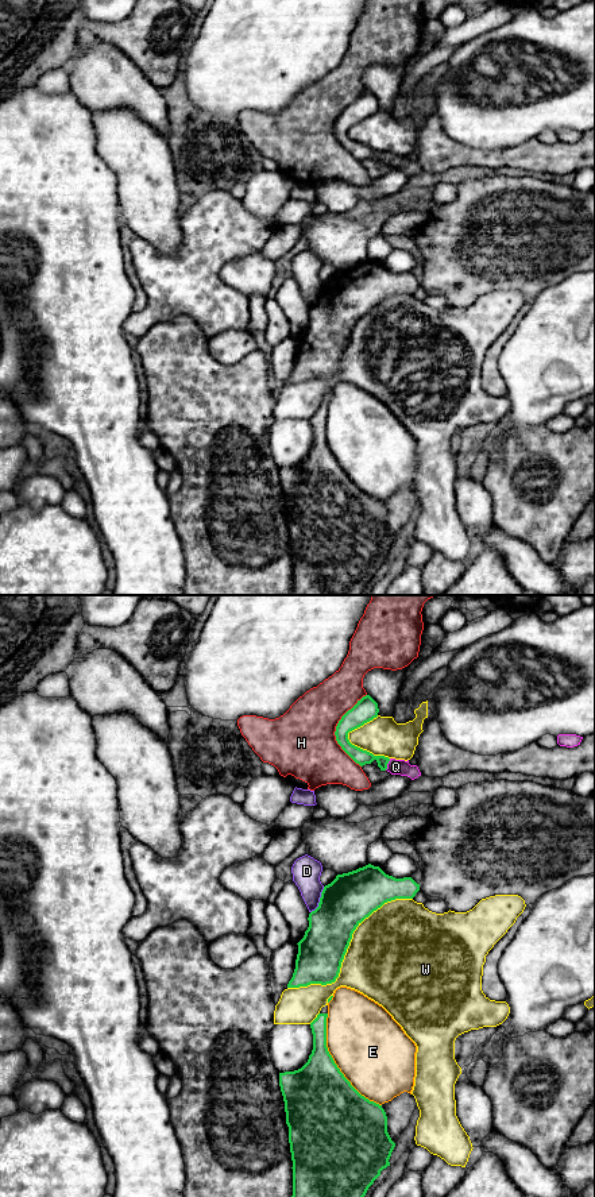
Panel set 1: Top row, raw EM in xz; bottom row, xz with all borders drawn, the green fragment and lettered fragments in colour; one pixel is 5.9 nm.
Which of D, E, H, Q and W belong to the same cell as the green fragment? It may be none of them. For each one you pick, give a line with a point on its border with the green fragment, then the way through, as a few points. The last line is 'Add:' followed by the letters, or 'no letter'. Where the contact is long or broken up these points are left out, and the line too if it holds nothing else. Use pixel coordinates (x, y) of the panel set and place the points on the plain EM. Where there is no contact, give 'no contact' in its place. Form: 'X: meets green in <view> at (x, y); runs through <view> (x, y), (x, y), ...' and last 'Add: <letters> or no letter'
Q: meets green in xz at (387, 158); runs through xz (362, 153), (378, 153), (387, 158), (395, 162)
Add: Q

